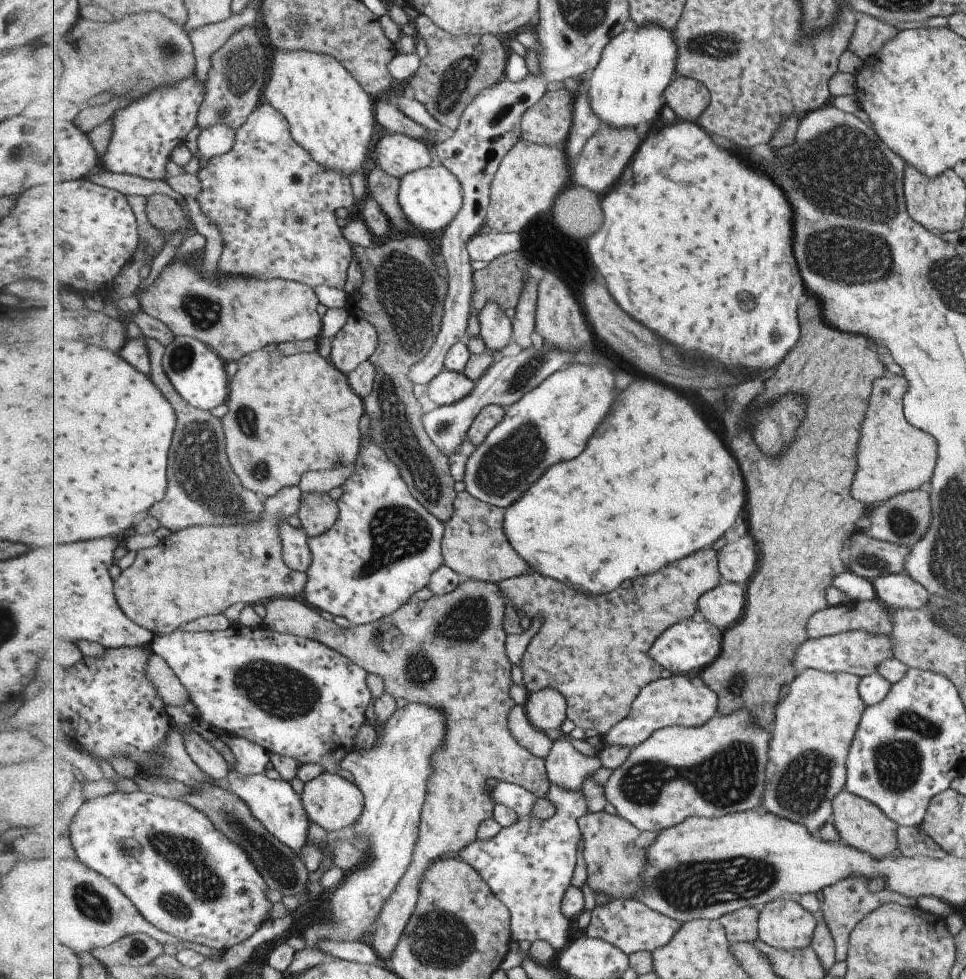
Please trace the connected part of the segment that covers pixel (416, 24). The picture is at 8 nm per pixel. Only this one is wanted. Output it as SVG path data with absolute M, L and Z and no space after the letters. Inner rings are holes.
M418 13L412 21L415 35L426 43L428 54L423 58L417 74L409 80L409 93L419 99L441 124L455 132L463 113L478 94L505 79L509 61L507 48L492 34L449 34L425 14Z

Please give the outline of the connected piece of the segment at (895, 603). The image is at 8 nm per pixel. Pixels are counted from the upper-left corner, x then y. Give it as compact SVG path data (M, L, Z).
M905 572L875 577L870 583L876 599L889 609L917 610L930 601L927 590Z

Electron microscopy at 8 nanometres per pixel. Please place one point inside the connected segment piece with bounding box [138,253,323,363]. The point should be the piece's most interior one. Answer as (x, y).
(238, 315)

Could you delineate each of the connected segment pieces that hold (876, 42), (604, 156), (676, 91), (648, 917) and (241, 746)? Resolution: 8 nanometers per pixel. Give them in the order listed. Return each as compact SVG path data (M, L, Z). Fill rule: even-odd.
M865 14L859 15L849 40L849 50L862 60L869 61L898 32L892 23Z
M602 123L601 128L587 141L579 160L571 163L571 185L586 187L598 196L601 192L608 192L607 190L621 178L621 174L639 150L643 141L639 140L639 136L638 130L633 127L616 127Z
M676 76L670 84L665 94L665 104L667 104L674 112L678 120L691 121L698 123L700 116L707 110L712 99L709 88L698 79L691 77Z
M613 899L591 910L591 922L586 930L592 939L603 939L619 947L626 955L639 951L651 951L667 944L682 927L682 922L653 910L637 899Z
M218 732L218 738L235 754L236 761L232 768L242 775L263 773L271 762L268 750L248 738L229 732Z

